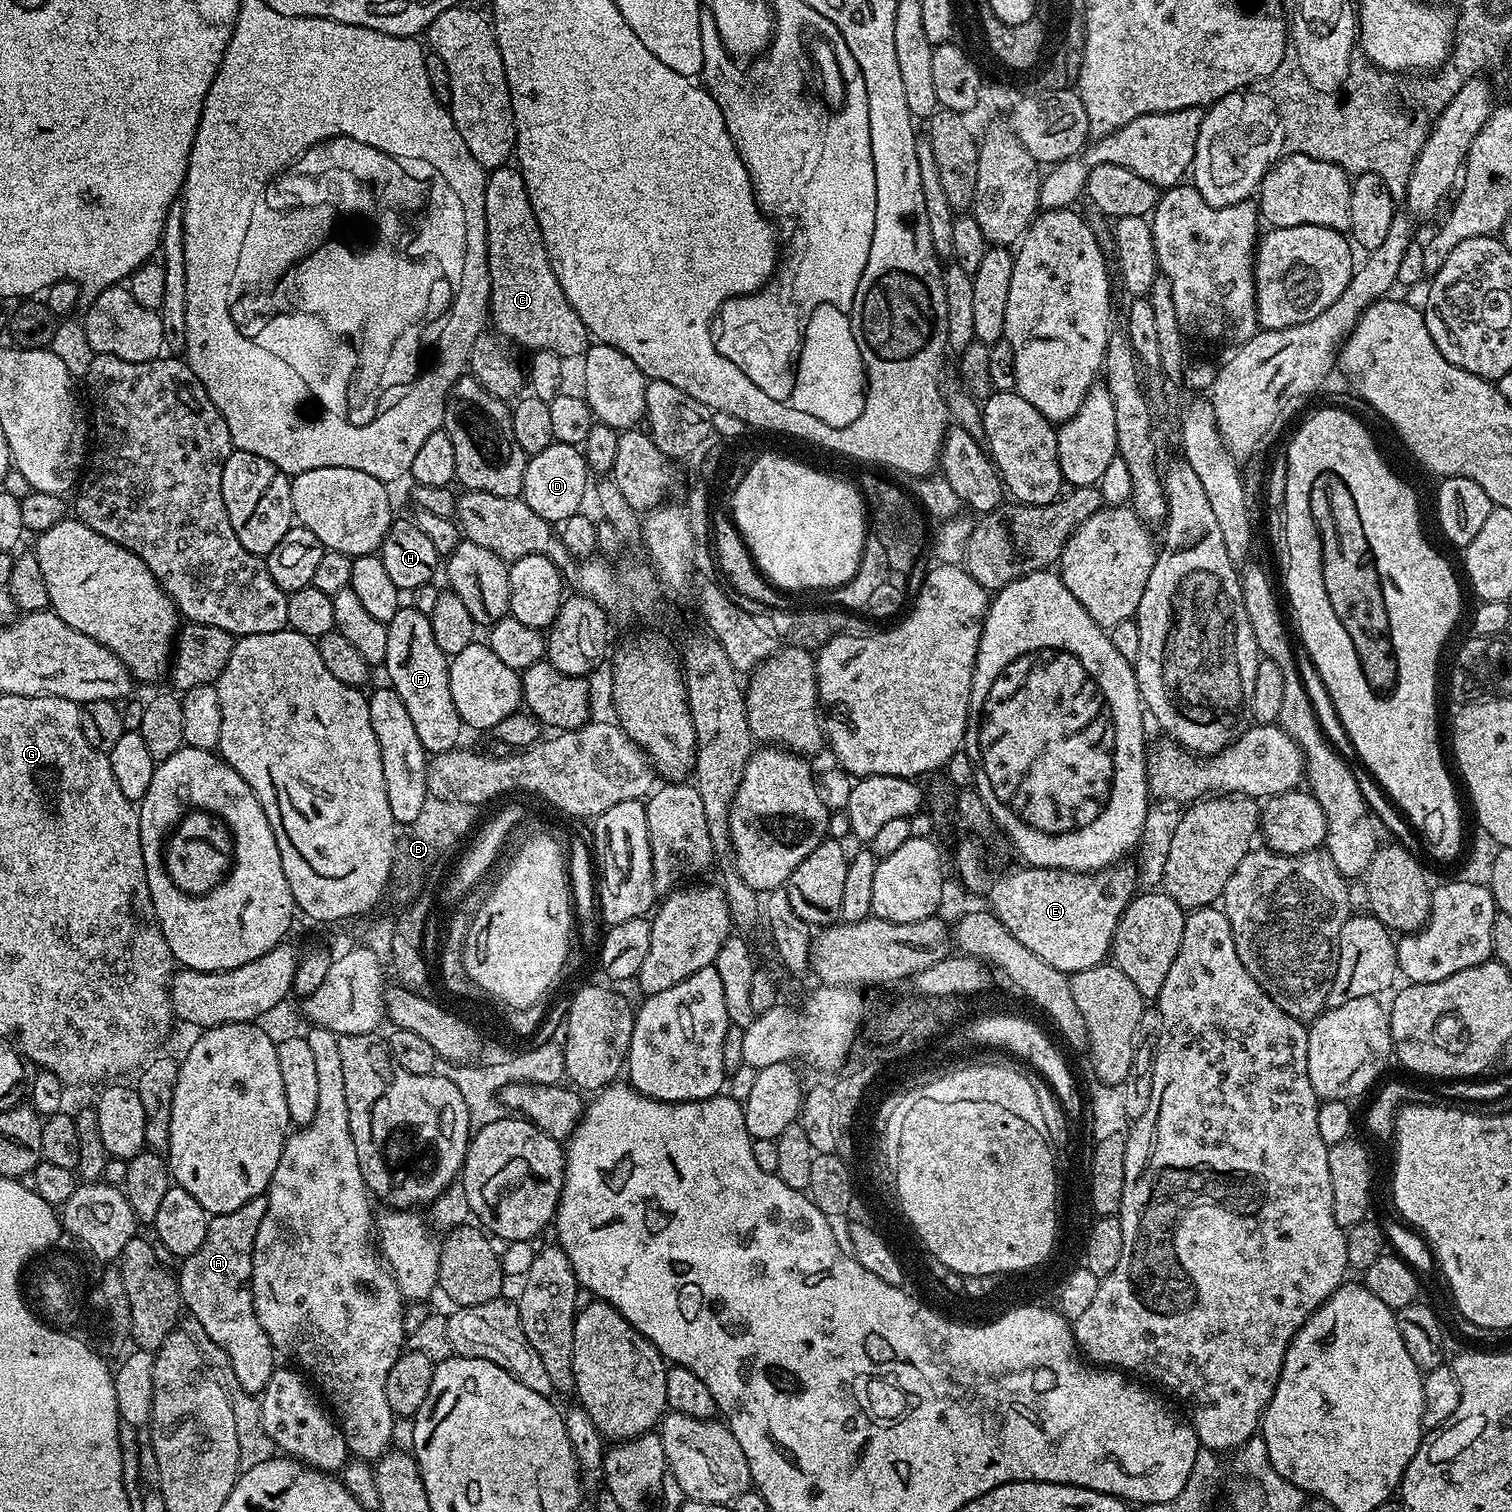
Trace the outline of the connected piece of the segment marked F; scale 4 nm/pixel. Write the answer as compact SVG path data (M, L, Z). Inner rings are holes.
M400 607L398 614L394 614L387 625L386 658L382 665L383 671L388 671L387 683L406 705L418 734L418 742L422 742L425 753L448 752L461 743L460 728L462 729L454 697L450 695L449 657L438 650L438 642L434 642L434 630L430 630L428 616L416 608Z

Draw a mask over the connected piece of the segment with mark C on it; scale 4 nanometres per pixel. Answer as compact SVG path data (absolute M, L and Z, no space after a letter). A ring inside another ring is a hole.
M505 166L493 168L488 172L486 230L488 231L488 261L490 262L490 290L492 291L491 327L504 340L513 345L521 344L522 347L532 352L553 352L561 358L583 357L590 347L588 331L582 318L574 314L574 306L570 306L566 294L562 294L562 286L558 286L558 278L554 278L554 270L548 261L544 239L540 233L534 210L530 206L526 182L522 178L519 167Z

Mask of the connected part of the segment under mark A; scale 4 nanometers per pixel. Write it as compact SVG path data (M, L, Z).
M267 1195L255 1196L246 1202L246 1206L230 1210L230 1214L212 1216L208 1221L206 1242L202 1242L194 1254L183 1257L181 1264L184 1265L178 1271L183 1307L198 1318L198 1322L202 1322L202 1330L206 1330L206 1334L210 1334L210 1338L230 1354L238 1384L242 1390L253 1394L263 1393L278 1367L277 1353L266 1330L262 1330L262 1322L258 1322L256 1317L250 1287L254 1234L258 1234L262 1214L266 1214L267 1201Z

